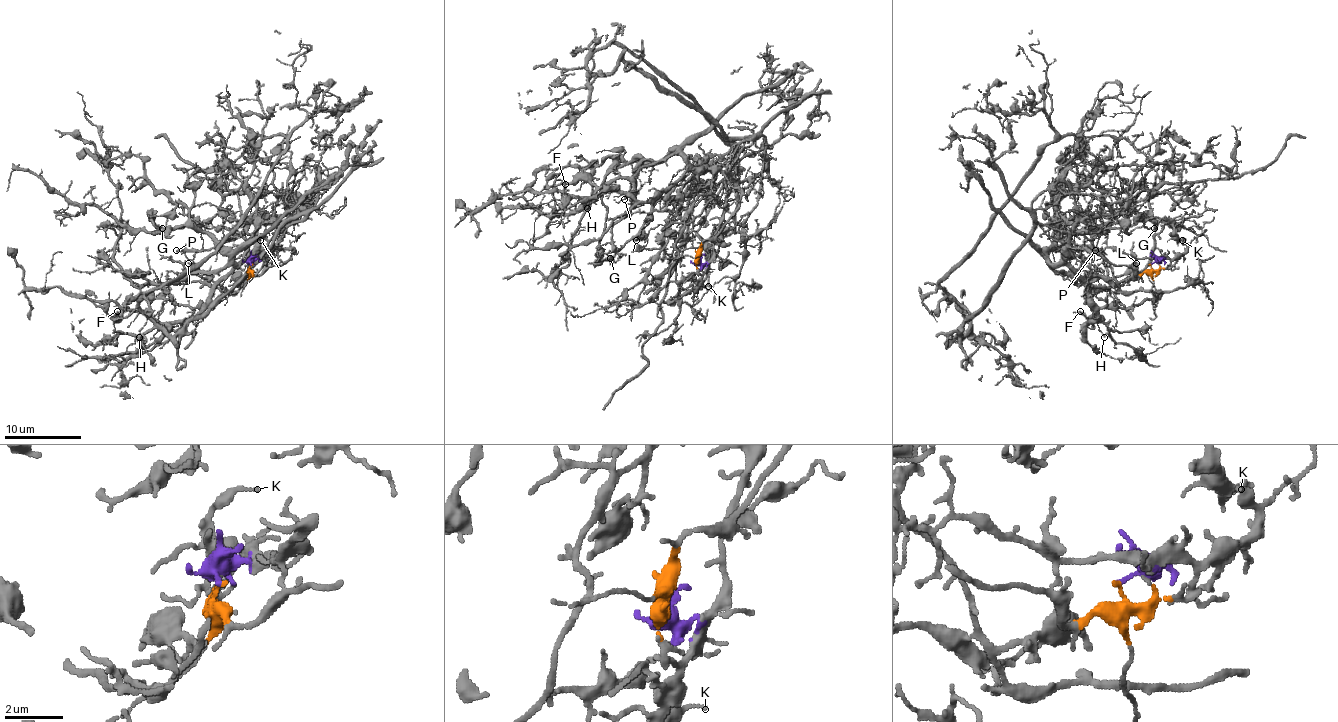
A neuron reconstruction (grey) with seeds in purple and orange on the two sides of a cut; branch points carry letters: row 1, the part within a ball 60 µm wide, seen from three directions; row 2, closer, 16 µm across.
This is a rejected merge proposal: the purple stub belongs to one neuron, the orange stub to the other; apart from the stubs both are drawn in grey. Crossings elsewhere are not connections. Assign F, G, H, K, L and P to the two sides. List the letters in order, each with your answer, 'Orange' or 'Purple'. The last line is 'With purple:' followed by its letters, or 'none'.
F: Orange
G: Orange
H: Orange
K: Purple
L: Orange
P: Orange
With purple: K

